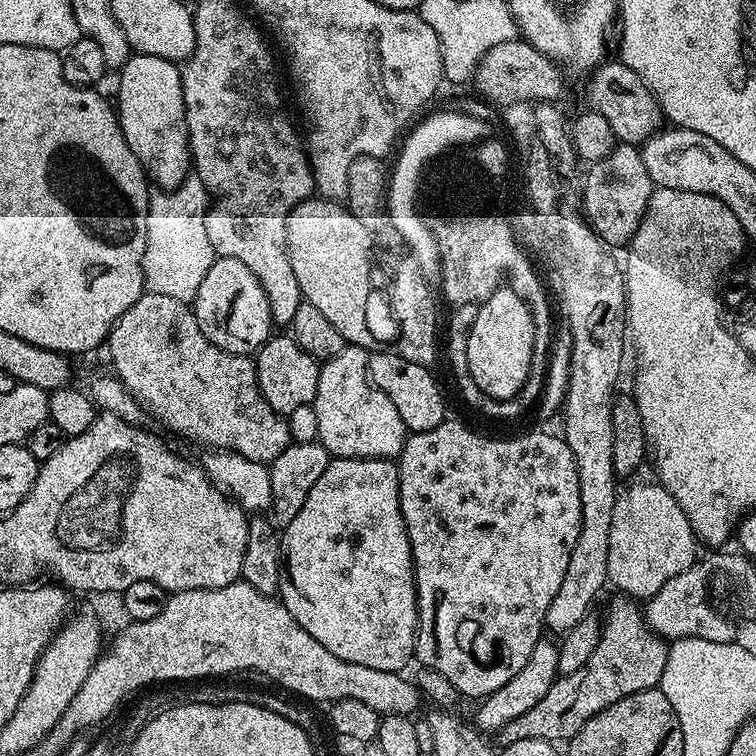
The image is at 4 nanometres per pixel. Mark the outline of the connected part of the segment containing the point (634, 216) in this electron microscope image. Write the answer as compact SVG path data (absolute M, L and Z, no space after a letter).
M617 143L606 158L595 161L584 176L584 212L588 224L605 245L623 249L634 238L654 191L646 164L635 144Z

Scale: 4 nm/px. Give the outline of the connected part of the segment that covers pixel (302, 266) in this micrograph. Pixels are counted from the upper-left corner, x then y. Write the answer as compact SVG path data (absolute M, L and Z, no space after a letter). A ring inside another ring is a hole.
M323 198L306 199L288 215L290 266L294 266L301 297L315 306L348 344L372 350L378 341L364 324L364 292L368 292L370 278L368 227L347 207Z

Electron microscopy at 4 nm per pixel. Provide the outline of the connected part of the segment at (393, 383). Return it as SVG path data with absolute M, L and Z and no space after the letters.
M373 351L368 357L368 375L376 383L378 390L382 390L382 394L386 394L390 402L394 402L394 410L398 410L398 418L402 418L409 433L434 430L434 426L446 419L446 412L440 384L432 377L433 369L418 366L418 362L410 362L399 351L380 351Z

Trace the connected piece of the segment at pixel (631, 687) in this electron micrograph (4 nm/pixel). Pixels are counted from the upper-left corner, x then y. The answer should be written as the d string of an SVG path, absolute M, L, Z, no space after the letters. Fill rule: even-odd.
M616 599L620 600L609 606L608 613L603 613L598 646L594 646L590 662L586 662L582 670L574 670L574 674L557 676L550 690L546 690L546 698L538 701L538 706L530 706L526 714L514 718L514 722L506 722L506 726L495 733L497 745L503 746L525 738L570 741L578 730L582 730L582 726L586 726L586 722L590 722L590 718L594 718L594 714L598 714L598 710L606 710L606 706L618 702L618 698L626 698L659 685L662 670L666 670L669 645L663 636L657 636L648 627L641 605L635 599Z

